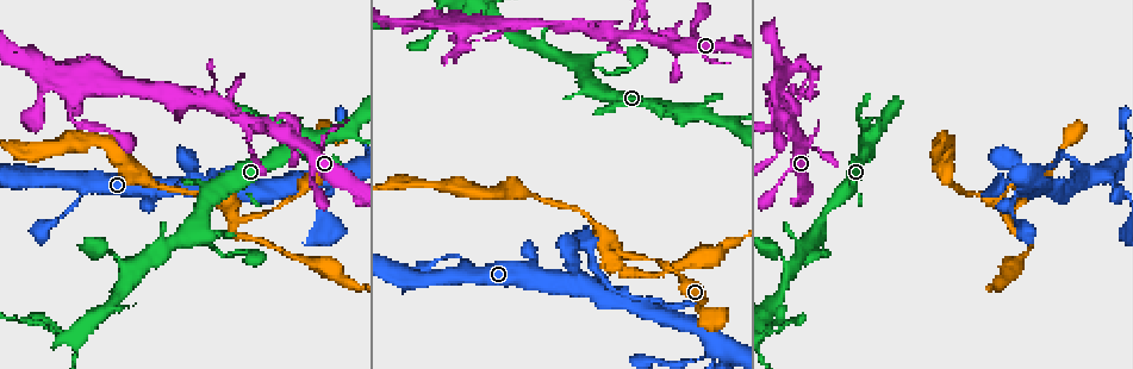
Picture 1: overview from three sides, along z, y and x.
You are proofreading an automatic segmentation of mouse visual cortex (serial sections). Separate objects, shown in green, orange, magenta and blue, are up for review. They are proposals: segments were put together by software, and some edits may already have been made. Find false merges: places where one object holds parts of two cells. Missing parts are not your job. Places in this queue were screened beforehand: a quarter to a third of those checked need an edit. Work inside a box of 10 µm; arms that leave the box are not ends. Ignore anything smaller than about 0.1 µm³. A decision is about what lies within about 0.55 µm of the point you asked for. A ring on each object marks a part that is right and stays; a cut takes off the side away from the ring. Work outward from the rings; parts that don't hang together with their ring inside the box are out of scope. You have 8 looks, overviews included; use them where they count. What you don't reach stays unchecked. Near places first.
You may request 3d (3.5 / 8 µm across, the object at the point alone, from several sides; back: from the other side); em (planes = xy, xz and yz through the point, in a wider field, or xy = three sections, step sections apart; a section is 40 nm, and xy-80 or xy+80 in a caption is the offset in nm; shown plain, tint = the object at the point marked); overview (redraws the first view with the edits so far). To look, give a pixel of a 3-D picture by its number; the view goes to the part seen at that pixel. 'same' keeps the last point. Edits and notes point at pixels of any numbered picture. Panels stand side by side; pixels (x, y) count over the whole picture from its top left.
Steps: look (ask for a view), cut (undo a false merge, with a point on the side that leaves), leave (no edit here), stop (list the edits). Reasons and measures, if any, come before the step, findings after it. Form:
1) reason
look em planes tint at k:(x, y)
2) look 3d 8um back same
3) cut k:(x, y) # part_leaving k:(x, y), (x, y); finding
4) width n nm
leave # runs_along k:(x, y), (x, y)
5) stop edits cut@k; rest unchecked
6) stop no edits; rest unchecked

abrupt turn
look 3d 3.5um at 1:(1064, 157)

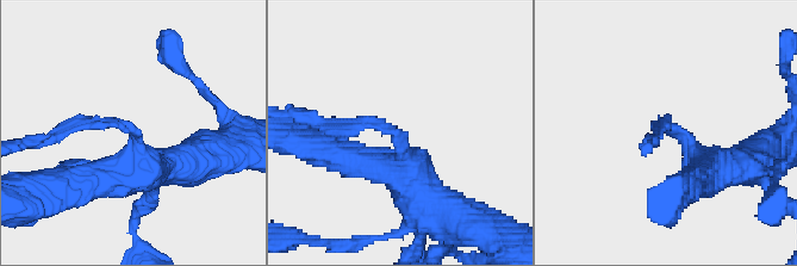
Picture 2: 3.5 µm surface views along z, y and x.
look em xy step 2 tint at 2:(118, 126)

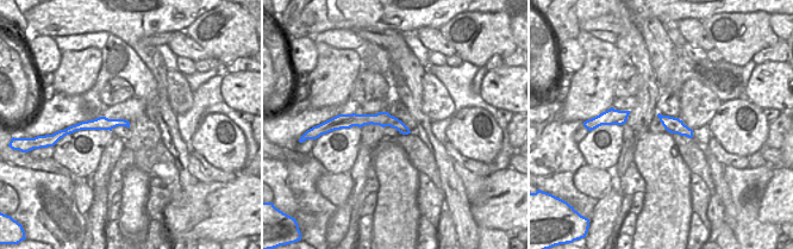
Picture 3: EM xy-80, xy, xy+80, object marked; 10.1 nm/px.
arm_widths 150, 450 nm
cut 2:(371, 121) # part_leaving 2:(403, 148), (381, 123), (311, 121); two cells meet here

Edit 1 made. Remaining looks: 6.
thick turns thin
look 3d 8um back at 1:(242, 221)

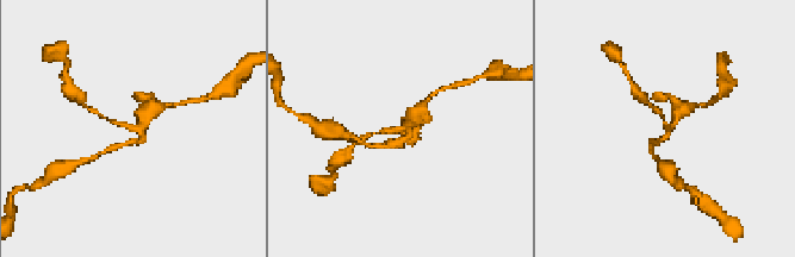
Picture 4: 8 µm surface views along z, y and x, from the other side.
closer look
look 3d 3.5um same

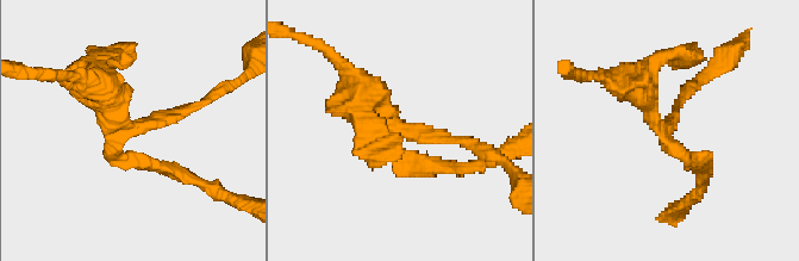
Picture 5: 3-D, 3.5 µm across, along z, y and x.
arms 3; arm_widths 100, 200, 400 nm; now the EM
look em xy step 3 tint at 5:(130, 128)

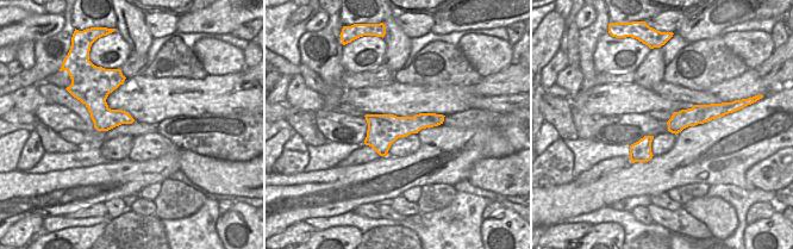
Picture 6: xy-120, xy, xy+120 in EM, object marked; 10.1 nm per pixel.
leave # runs_along 5:(472, 145), (399, 130), (362, 87); all the same cell

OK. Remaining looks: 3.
stop edits cut@2; rest unchecked

